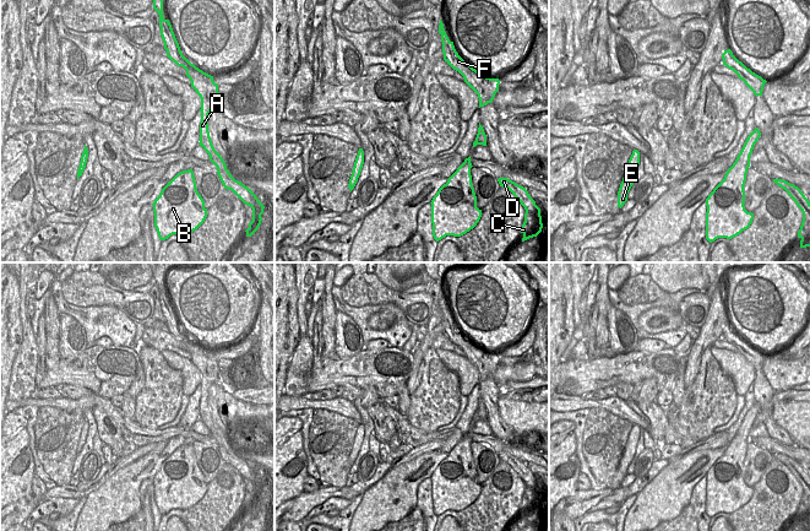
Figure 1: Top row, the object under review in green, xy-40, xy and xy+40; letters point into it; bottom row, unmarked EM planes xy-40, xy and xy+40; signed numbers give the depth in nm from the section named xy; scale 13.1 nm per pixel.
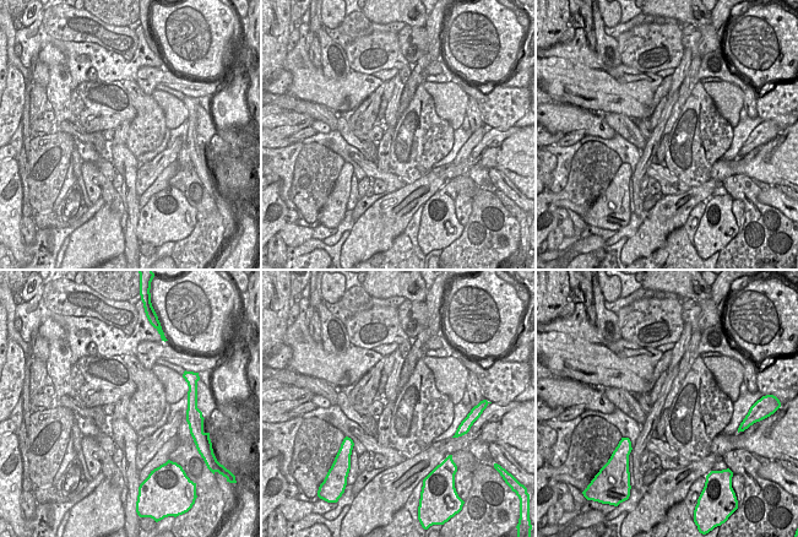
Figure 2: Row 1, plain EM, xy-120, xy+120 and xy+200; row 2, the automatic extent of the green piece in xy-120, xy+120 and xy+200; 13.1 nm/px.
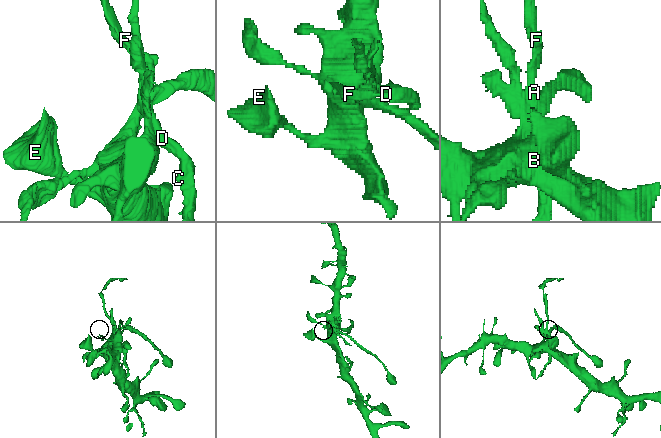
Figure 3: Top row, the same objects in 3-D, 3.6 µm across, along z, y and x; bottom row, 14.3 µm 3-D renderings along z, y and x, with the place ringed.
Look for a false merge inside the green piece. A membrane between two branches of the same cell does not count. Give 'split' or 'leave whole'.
split

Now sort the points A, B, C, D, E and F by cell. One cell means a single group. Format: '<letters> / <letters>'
A C D F / B E

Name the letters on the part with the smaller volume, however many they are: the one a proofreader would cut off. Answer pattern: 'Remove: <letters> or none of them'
Remove: A, C, D, F

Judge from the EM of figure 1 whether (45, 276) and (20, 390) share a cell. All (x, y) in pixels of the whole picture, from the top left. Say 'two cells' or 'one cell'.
two cells

